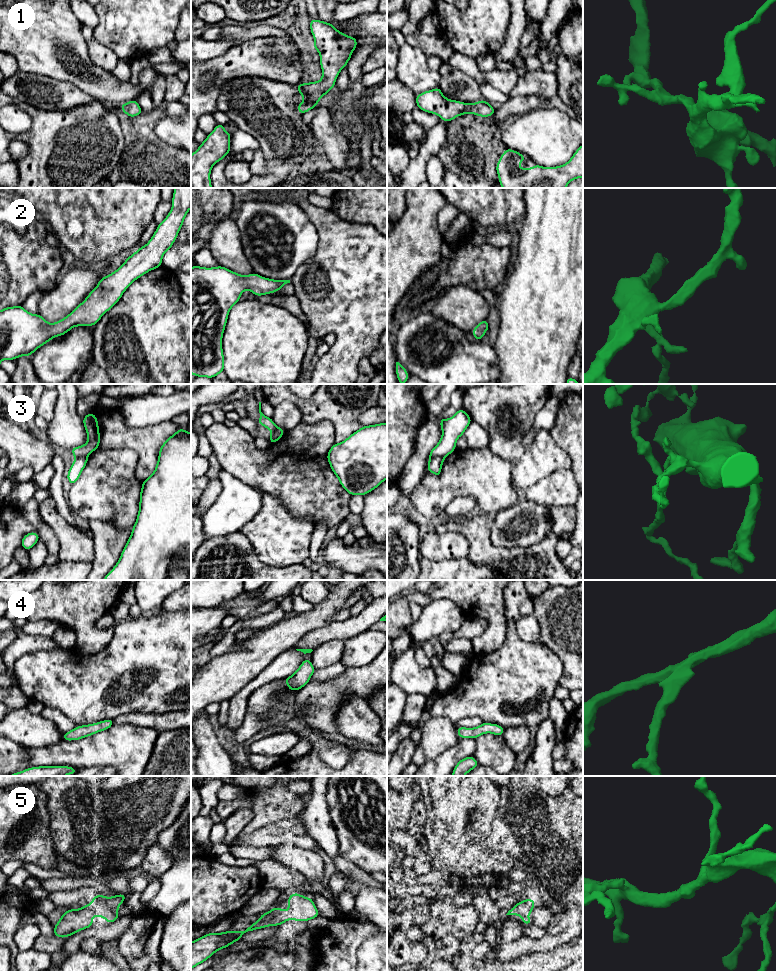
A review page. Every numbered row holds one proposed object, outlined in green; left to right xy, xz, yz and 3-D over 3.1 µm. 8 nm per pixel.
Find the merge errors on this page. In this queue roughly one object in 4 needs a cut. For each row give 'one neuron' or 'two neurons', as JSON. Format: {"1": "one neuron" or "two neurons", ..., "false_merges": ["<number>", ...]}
{"1": "one neuron", "2": "one neuron", "3": "two neurons", "4": "one neuron", "5": "one neuron", "false_merges": ["3"]}

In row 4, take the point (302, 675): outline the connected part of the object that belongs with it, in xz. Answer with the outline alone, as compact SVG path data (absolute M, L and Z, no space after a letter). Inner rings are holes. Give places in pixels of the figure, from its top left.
M305 658L299 668L290 677L284 678L283 680L288 685L290 691L299 691L310 681L315 670L311 660Z

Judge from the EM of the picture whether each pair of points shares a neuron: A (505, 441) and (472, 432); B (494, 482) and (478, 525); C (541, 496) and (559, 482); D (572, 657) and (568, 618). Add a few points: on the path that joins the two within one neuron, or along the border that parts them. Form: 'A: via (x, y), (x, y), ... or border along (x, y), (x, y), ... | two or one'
A: border along (472, 421), (485, 429), (488, 447) | two
B: border along (480, 511), (486, 514), (494, 514) | two
C: via (545, 492), (550, 491), (555, 486) | one
D: via (572, 647), (572, 628) | one

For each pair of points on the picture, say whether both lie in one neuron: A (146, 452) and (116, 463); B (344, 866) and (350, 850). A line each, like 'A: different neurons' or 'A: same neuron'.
A: different neurons
B: different neurons

